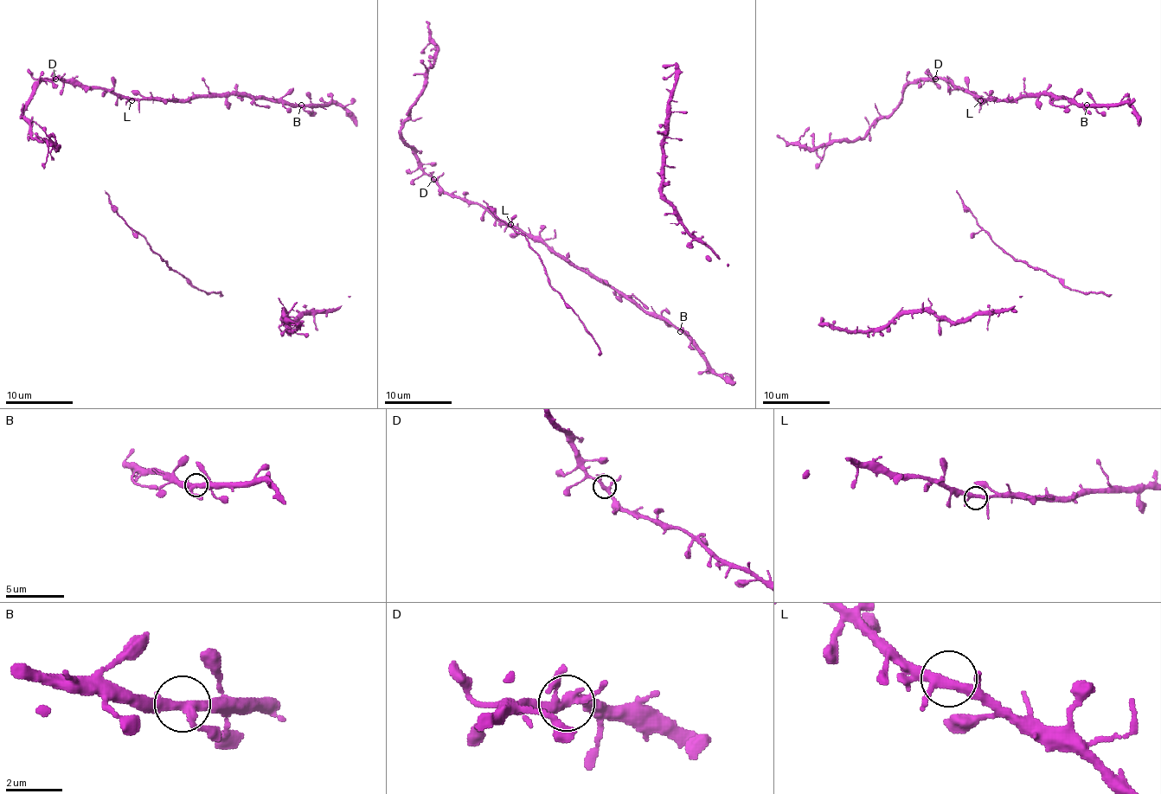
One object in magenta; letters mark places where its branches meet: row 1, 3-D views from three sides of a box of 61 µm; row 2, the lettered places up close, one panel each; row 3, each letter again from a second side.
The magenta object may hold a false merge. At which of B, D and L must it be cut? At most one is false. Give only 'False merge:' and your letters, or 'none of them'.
False merge: none of them

